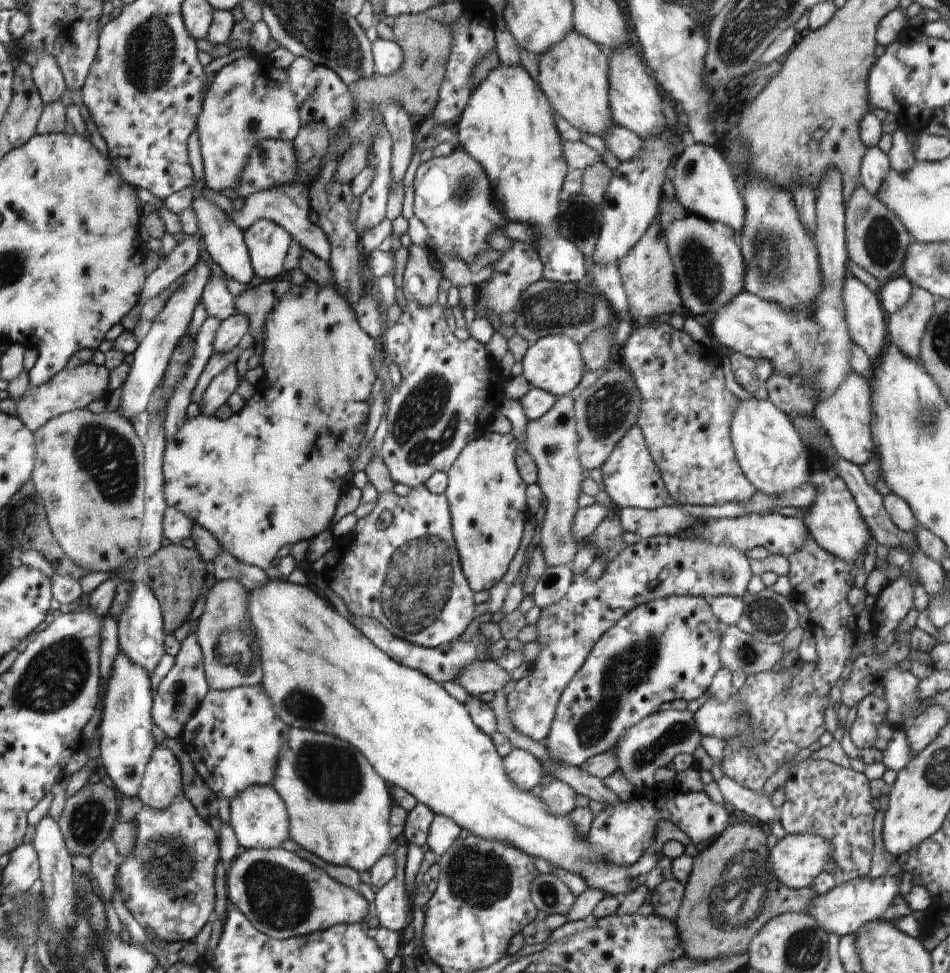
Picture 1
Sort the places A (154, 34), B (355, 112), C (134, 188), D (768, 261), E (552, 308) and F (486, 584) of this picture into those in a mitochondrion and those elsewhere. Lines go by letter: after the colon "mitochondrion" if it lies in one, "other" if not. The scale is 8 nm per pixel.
A: mitochondrion
B: other
C: other
D: mitochondrion
E: mitochondrion
F: other

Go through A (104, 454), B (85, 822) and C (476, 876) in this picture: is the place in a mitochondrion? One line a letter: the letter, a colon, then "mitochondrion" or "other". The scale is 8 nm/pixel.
A: mitochondrion
B: mitochondrion
C: mitochondrion

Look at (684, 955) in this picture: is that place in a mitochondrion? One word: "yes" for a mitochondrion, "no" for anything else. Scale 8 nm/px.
no

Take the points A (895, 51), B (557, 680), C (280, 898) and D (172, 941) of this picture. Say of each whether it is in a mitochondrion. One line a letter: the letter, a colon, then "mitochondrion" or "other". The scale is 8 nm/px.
A: other
B: other
C: mitochondrion
D: other

